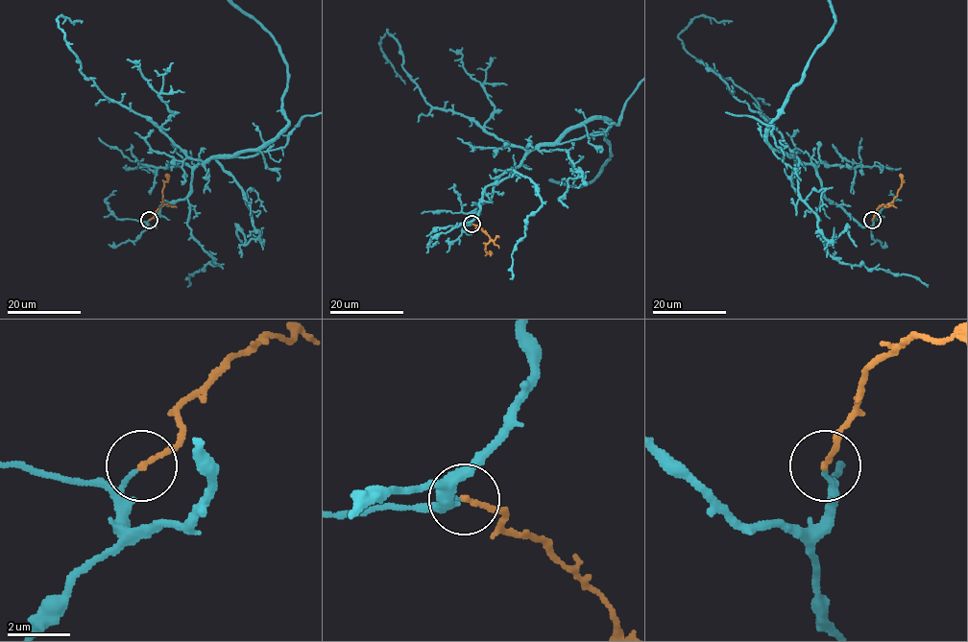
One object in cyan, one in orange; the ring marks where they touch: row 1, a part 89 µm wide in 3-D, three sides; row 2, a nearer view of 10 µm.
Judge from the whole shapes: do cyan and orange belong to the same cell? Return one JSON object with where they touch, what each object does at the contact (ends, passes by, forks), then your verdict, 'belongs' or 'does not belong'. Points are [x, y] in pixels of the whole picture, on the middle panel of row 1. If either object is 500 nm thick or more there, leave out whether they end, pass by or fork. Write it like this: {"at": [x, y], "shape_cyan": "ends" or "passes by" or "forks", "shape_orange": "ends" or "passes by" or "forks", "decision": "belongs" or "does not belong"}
{"at": [471, 224], "shape_cyan": "passes by", "shape_orange": "ends", "decision": "belongs"}

